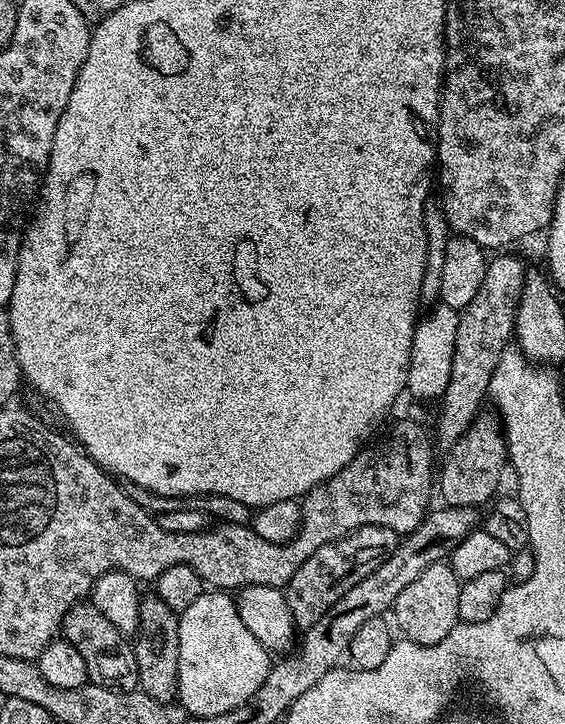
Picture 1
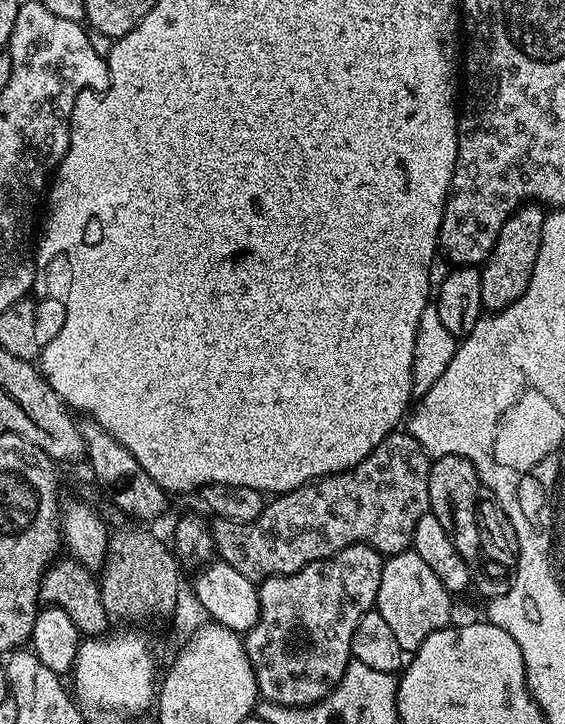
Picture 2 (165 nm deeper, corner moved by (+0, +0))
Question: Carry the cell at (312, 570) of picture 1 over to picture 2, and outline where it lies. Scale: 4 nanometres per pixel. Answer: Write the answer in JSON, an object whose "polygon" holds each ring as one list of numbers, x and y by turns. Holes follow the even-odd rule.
{"polygon":[[351,544,302,570,285,576,268,576,259,581,260,620,243,637,244,649,256,672,260,696,270,704,298,708,316,704,335,688,352,659,352,639,358,622,373,611,378,582,382,578,385,557,368,544]]}

